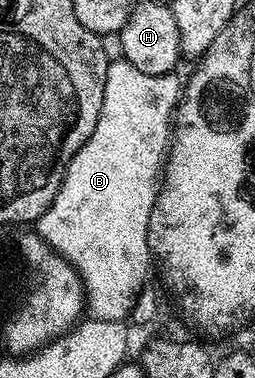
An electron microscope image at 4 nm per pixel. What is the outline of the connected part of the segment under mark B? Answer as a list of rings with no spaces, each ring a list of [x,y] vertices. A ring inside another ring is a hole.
[[[112,60],[108,63],[106,72],[106,84],[104,85],[104,99],[102,100],[102,112],[98,116],[98,124],[92,135],[78,148],[78,152],[68,161],[68,167],[64,173],[64,179],[60,190],[54,196],[52,206],[46,208],[43,216],[36,219],[34,223],[35,233],[44,239],[44,243],[51,250],[61,254],[72,267],[80,273],[80,279],[84,281],[84,292],[86,295],[86,314],[89,319],[97,318],[107,322],[124,322],[128,313],[136,310],[136,301],[140,291],[144,289],[148,278],[148,258],[150,262],[150,247],[148,244],[148,225],[150,224],[150,212],[156,203],[158,193],[158,179],[162,174],[162,163],[170,149],[170,135],[173,133],[174,115],[176,107],[182,97],[182,78],[180,82],[179,73],[163,74],[162,76],[150,76],[146,72],[138,72],[134,64],[123,60]]]

